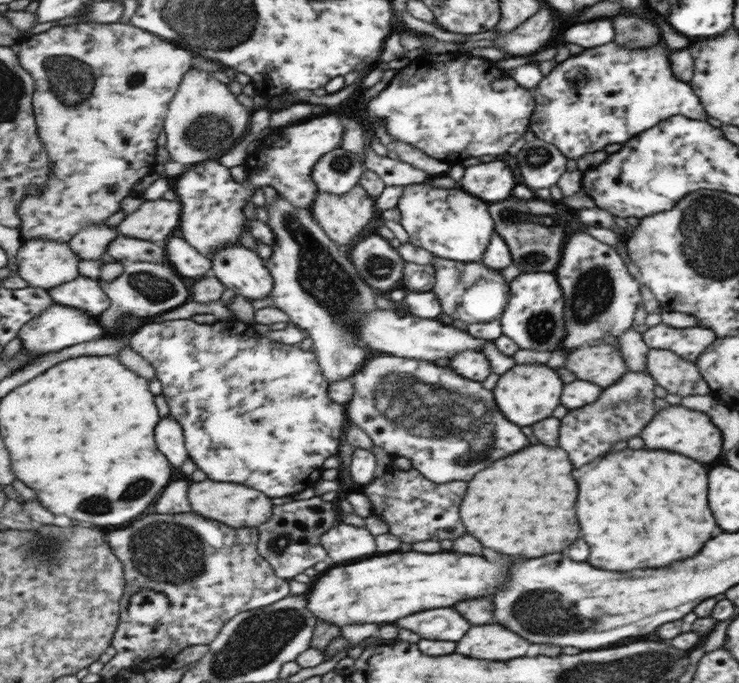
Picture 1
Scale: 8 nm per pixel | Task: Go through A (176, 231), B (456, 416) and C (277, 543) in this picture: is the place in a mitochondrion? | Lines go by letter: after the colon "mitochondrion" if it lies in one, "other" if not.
A: other
B: mitochondrion
C: mitochondrion

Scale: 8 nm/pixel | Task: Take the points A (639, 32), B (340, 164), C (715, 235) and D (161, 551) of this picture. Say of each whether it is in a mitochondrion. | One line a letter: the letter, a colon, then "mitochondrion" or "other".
A: mitochondrion
B: mitochondrion
C: mitochondrion
D: mitochondrion

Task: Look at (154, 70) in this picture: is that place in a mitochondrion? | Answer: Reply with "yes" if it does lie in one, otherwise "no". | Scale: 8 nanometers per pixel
no

